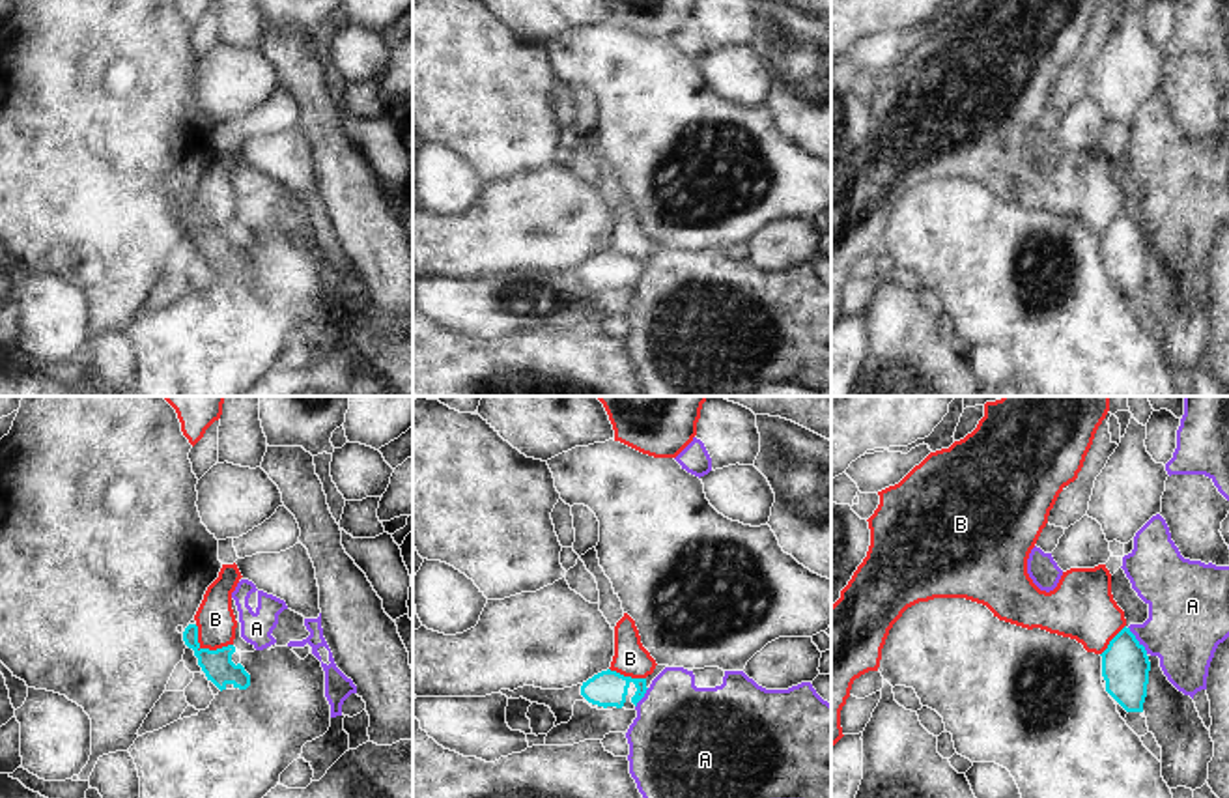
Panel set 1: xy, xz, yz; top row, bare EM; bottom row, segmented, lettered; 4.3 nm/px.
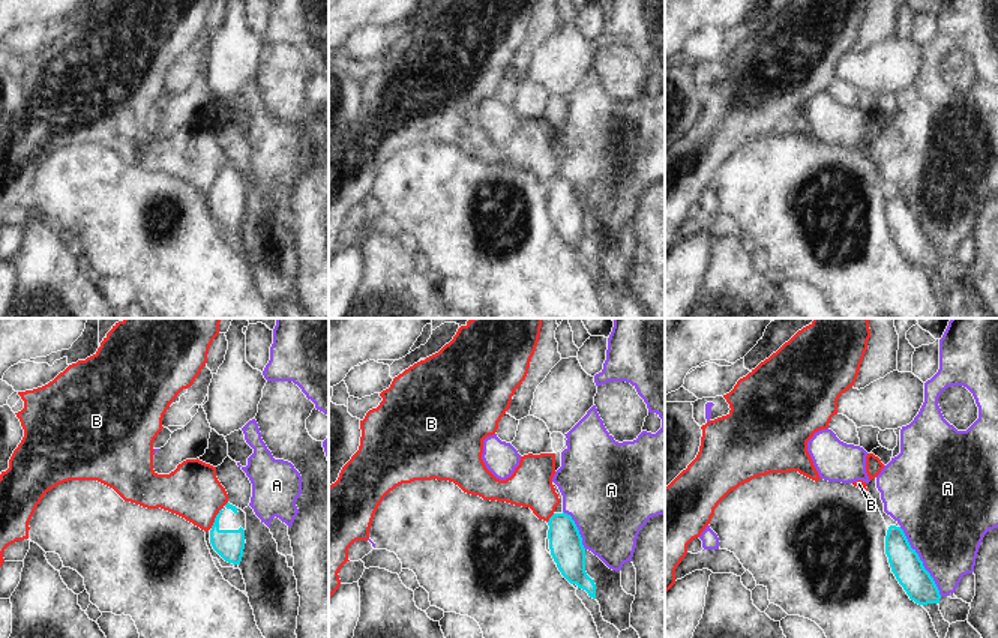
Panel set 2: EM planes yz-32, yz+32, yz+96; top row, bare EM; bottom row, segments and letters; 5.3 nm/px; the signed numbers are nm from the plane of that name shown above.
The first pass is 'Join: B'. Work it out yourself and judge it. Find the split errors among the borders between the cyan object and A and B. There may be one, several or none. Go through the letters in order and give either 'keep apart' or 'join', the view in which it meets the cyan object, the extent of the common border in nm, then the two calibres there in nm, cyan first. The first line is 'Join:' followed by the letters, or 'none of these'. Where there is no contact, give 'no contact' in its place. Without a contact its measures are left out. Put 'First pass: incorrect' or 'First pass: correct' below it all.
Join: none of these
A: keep apart; meets cyan in yz; contact 150 nm long; 200 nm thick on the cyan side, 360 nm on the other
B: keep apart; meets cyan in xy; contact 190 nm long; 130 nm thick on the cyan side, 170 nm on the other
First pass: incorrect

